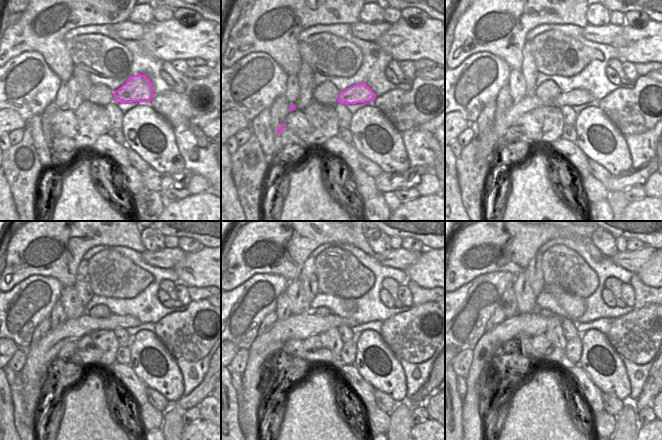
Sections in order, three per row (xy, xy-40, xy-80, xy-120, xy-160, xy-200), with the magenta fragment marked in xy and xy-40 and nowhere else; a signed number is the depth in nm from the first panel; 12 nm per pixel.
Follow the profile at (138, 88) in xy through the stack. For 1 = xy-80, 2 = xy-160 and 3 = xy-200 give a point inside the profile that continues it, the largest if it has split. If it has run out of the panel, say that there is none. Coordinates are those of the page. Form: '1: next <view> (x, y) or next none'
1: next xy-80 (500, 126)
2: next xy-160 (261, 359)
3: next xy-200 (485, 353)

